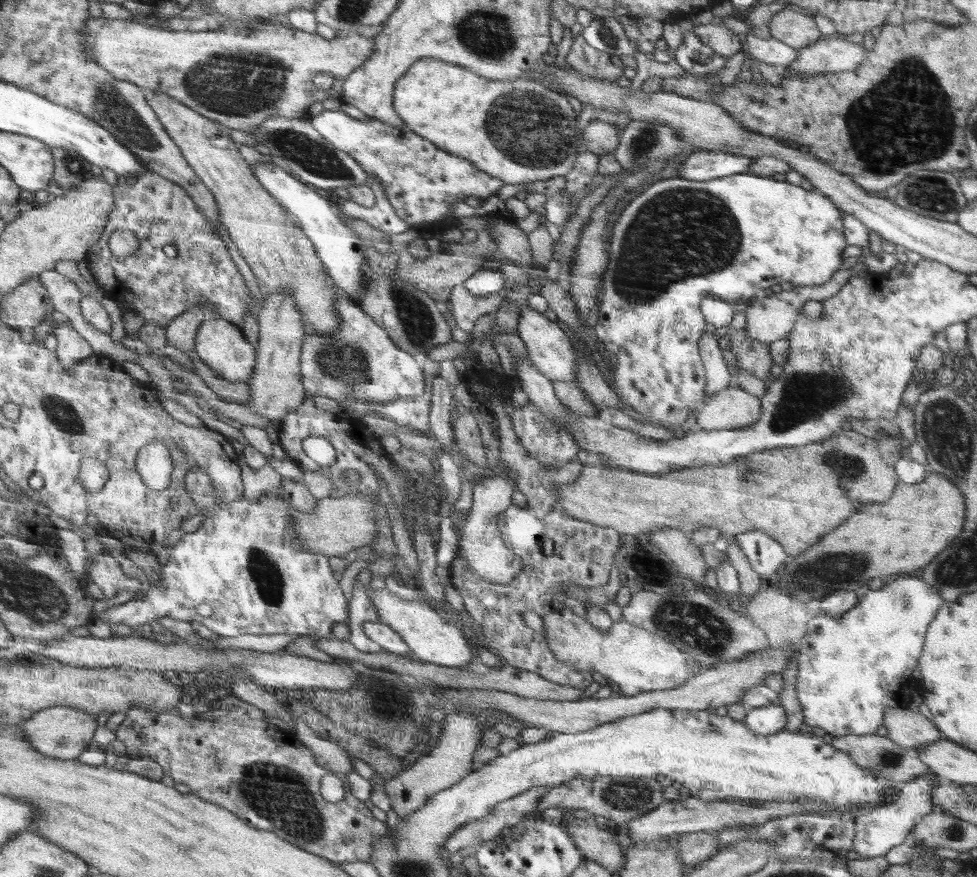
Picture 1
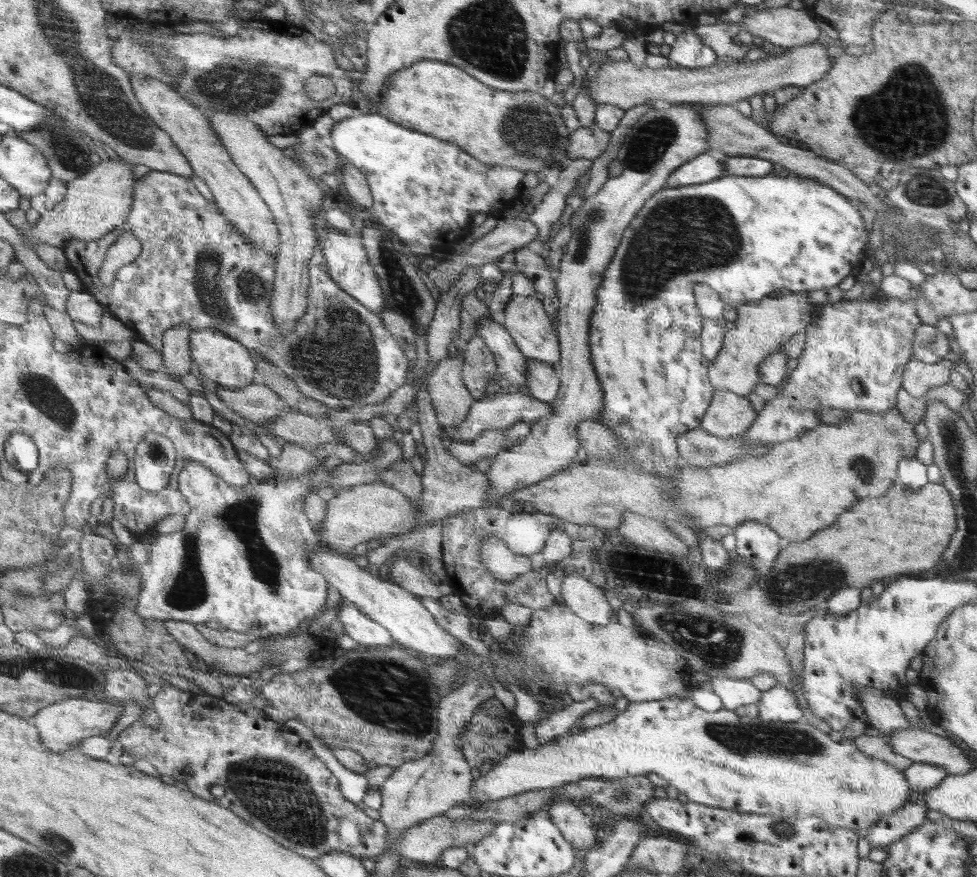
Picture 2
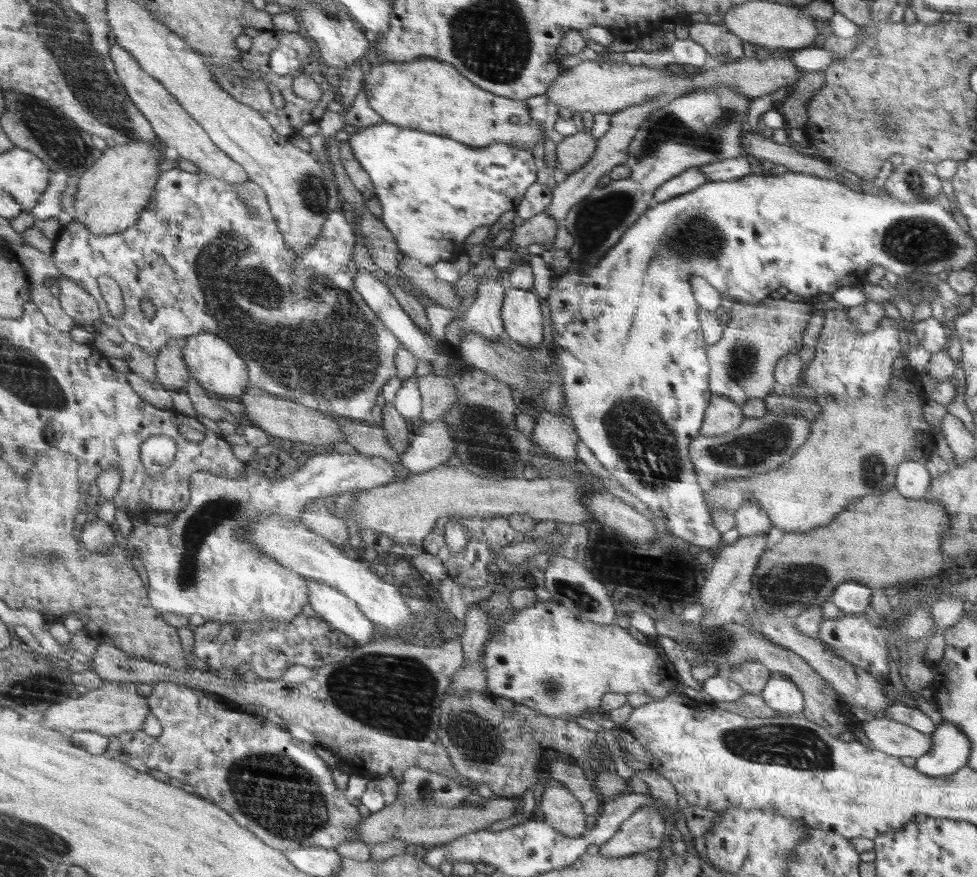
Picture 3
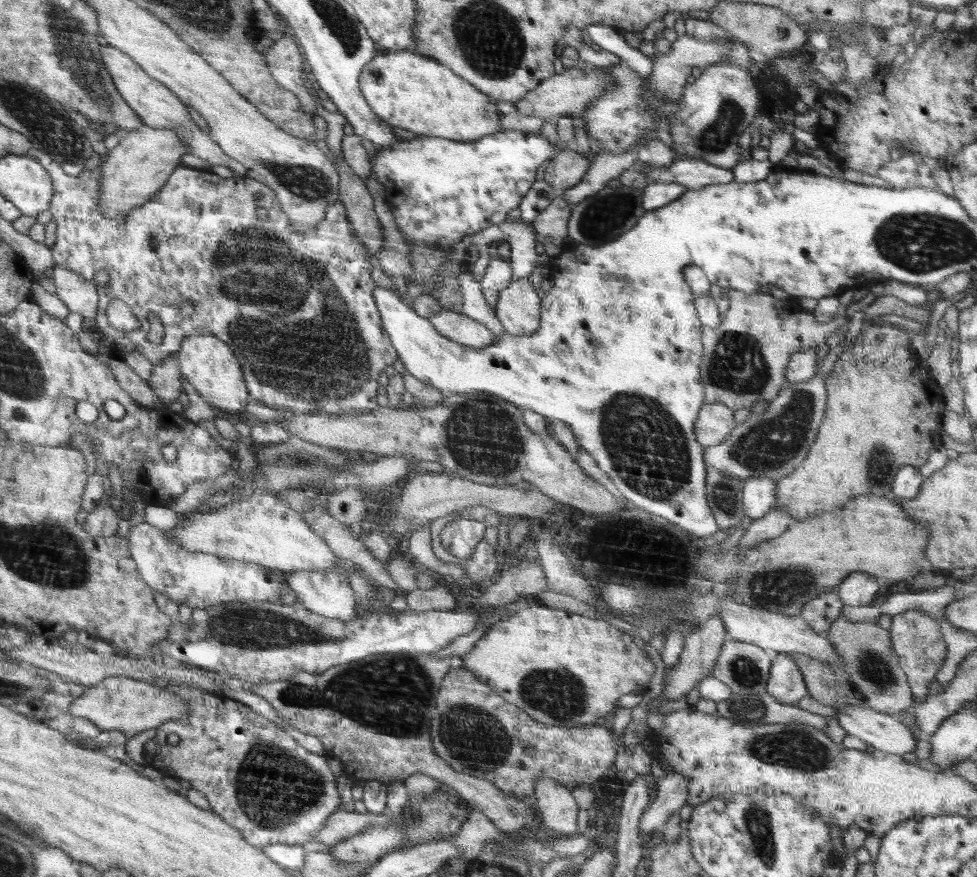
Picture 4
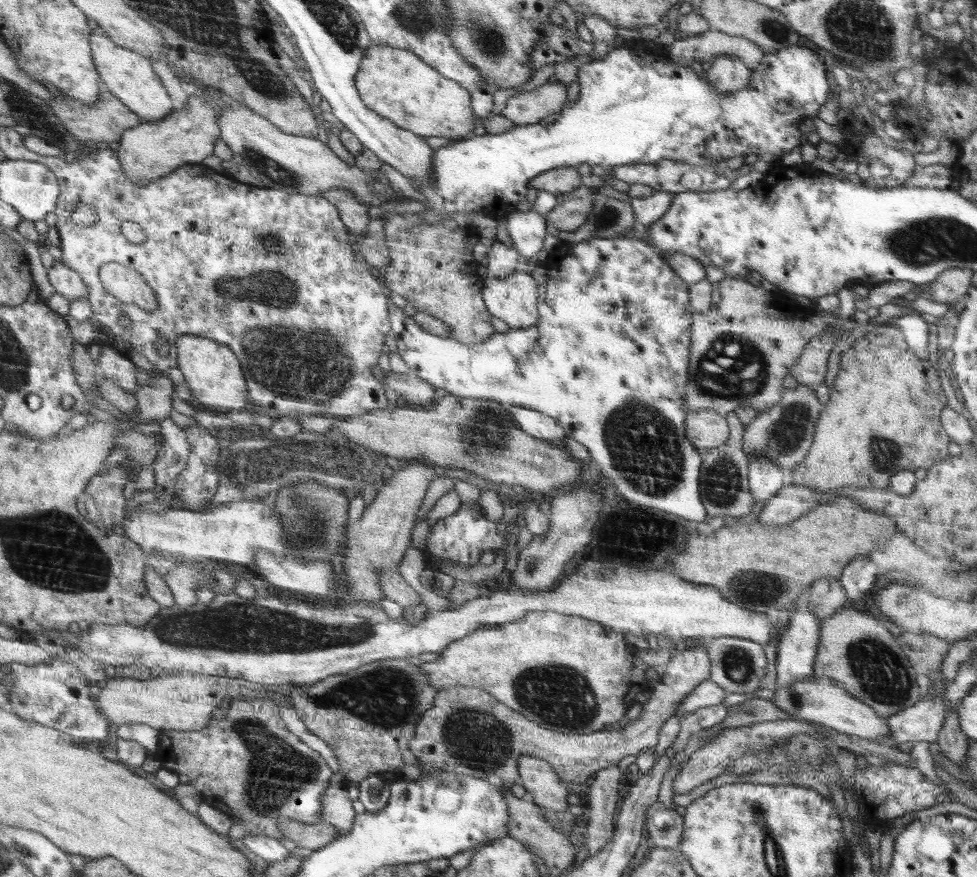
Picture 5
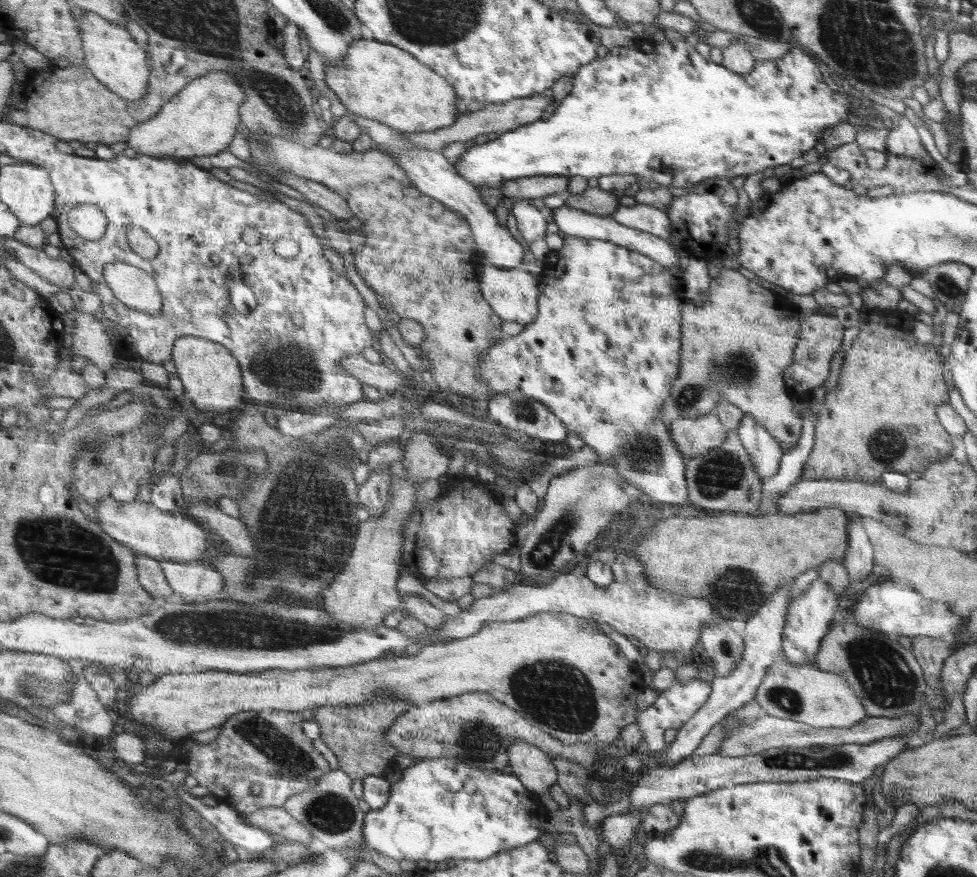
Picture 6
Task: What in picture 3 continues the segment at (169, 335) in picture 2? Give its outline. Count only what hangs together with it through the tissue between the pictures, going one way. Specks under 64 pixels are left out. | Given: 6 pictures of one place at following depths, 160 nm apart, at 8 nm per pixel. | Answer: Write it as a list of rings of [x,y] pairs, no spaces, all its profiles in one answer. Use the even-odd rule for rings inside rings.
[[[187,337],[169,340],[155,358],[156,380],[170,393],[184,390],[192,378],[184,359]]]

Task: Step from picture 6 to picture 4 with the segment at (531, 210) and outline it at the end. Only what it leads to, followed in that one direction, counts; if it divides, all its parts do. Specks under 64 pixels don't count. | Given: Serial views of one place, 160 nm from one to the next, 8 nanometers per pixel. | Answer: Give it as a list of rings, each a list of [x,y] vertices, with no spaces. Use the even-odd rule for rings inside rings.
[[[508,218],[500,224],[489,226],[480,231],[478,236],[472,236],[472,245],[478,249],[480,256],[486,244],[506,241],[511,247],[510,264],[513,264],[515,279],[526,279],[540,264],[539,254],[536,253],[536,233],[532,224],[526,224],[514,218]]]

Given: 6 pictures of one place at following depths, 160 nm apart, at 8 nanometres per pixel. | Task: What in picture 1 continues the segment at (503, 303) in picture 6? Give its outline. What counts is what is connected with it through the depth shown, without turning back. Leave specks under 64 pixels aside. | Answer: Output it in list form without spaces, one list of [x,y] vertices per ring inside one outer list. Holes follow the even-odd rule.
[[[523,305],[519,312],[517,335],[525,342],[527,358],[540,374],[552,381],[577,382],[577,360],[576,348],[572,348],[570,338],[564,334],[564,330],[544,318],[540,312],[528,305]]]

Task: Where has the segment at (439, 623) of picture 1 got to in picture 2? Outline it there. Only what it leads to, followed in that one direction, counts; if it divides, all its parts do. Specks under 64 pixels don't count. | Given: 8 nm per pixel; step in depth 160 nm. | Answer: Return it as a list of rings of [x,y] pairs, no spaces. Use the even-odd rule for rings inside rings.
[[[320,546],[320,550],[314,551],[309,556],[309,564],[318,572],[325,574],[330,586],[336,588],[342,598],[353,602],[362,614],[386,628],[395,642],[400,642],[402,646],[410,648],[415,653],[431,661],[439,661],[454,656],[462,646],[462,642],[450,636],[434,622],[432,614],[424,608],[415,594],[410,594],[404,588],[392,582],[386,582],[385,579],[380,580],[372,576],[368,570],[362,570],[362,568],[358,570],[352,558],[350,560],[342,558],[340,554],[334,554],[332,549]]]

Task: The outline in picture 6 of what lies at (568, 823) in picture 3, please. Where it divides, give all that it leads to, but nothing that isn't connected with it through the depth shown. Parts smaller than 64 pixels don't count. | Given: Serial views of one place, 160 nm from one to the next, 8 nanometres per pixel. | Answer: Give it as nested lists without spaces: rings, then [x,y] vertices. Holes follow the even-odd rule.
[[[523,738],[508,748],[508,762],[512,774],[538,796],[549,792],[549,787],[560,778],[552,757]]]

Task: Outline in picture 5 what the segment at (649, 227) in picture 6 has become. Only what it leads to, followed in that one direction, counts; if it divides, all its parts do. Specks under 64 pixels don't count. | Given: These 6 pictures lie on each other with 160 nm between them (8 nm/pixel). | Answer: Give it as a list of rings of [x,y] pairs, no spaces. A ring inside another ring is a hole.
[[[656,190],[655,193],[644,198],[634,198],[629,201],[633,208],[636,224],[644,227],[650,226],[666,214],[669,209],[674,192],[666,192],[664,190]]]

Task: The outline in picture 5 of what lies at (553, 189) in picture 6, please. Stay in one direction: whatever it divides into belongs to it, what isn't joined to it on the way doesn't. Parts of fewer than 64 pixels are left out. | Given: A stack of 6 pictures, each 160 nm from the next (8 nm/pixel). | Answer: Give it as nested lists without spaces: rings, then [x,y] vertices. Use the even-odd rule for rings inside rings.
[[[573,166],[558,167],[546,171],[529,182],[528,188],[550,192],[555,195],[566,194],[580,186],[581,177]]]

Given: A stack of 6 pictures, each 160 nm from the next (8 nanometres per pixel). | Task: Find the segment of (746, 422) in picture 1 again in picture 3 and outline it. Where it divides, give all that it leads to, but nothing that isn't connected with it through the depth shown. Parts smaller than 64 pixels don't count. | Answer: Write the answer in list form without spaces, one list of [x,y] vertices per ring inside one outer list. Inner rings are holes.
[[[712,393],[712,402],[705,411],[705,420],[702,423],[700,434],[702,436],[725,435],[736,431],[745,420],[744,411],[736,401],[728,396]]]

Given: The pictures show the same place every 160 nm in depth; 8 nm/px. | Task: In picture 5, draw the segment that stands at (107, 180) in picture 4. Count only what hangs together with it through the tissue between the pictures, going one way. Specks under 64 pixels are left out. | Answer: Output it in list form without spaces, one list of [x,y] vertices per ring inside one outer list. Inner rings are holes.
[[[216,94],[210,101],[212,102],[191,95],[186,106],[178,112],[157,121],[142,121],[138,126],[125,131],[118,141],[120,146],[116,151],[126,176],[139,185],[154,183],[182,165],[202,163],[204,158],[212,156],[214,143],[221,138],[221,127],[217,123],[218,113],[226,104],[220,102]]]

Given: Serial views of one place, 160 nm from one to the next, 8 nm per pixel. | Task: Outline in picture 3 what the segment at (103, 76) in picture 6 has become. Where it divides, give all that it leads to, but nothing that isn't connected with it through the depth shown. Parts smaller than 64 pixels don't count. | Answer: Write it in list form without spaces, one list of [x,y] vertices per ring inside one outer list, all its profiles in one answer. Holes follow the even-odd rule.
[[[114,44],[111,58],[121,83],[125,85],[129,98],[141,113],[150,121],[153,131],[164,142],[165,146],[176,148],[179,156],[193,162],[200,171],[226,181],[231,185],[241,185],[249,180],[249,175],[241,164],[218,148],[201,124],[182,109],[180,102],[156,77],[150,76],[139,64],[139,61],[122,45]]]

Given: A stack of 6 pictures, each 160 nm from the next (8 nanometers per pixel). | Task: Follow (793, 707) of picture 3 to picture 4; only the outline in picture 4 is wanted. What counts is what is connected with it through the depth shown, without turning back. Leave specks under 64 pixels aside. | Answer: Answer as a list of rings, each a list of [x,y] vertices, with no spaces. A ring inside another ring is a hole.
[[[787,653],[772,654],[766,692],[778,702],[794,705],[809,694],[799,666]]]

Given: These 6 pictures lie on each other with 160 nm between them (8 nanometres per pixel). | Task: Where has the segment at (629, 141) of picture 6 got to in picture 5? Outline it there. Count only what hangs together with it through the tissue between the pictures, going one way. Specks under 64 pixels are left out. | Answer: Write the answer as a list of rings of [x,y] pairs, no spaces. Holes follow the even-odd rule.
[[[626,45],[621,46],[618,49],[612,49],[606,56],[601,59],[595,60],[583,60],[579,62],[579,69],[577,70],[577,80],[580,87],[578,100],[575,102],[568,103],[565,110],[561,111],[560,117],[555,123],[548,124],[546,126],[540,125],[540,123],[529,124],[529,125],[515,125],[510,127],[508,131],[500,134],[491,133],[479,133],[474,137],[461,139],[462,142],[454,142],[450,145],[440,147],[440,149],[434,150],[433,153],[433,166],[431,167],[431,178],[429,182],[419,182],[410,178],[414,186],[418,187],[418,190],[426,197],[425,204],[426,211],[420,214],[425,218],[428,224],[444,223],[445,220],[452,219],[450,214],[454,212],[468,212],[468,216],[472,219],[477,214],[483,214],[486,216],[496,217],[497,219],[503,219],[508,215],[515,212],[515,206],[518,202],[526,200],[526,193],[528,184],[538,175],[544,174],[546,171],[552,171],[558,167],[570,167],[578,168],[580,164],[586,162],[591,166],[599,164],[603,167],[615,167],[622,164],[658,164],[662,159],[670,159],[676,162],[685,162],[692,166],[701,166],[702,168],[710,168],[712,162],[721,162],[724,164],[726,158],[734,158],[734,156],[750,156],[750,154],[774,154],[775,157],[781,157],[782,155],[788,154],[793,151],[796,147],[800,147],[805,142],[805,137],[802,135],[798,126],[802,122],[807,122],[809,119],[818,117],[818,109],[824,106],[827,102],[828,93],[831,87],[831,78],[828,70],[825,68],[825,64],[820,61],[820,56],[814,51],[810,45],[794,46],[793,48],[786,48],[773,53],[765,53],[762,57],[761,63],[753,70],[752,83],[748,84],[748,87],[741,91],[730,93],[730,96],[718,96],[718,92],[715,86],[706,79],[703,74],[697,74],[694,69],[690,66],[687,67],[682,63],[672,64],[668,60],[662,60],[662,64],[658,60],[654,60],[652,56],[646,56],[646,58],[640,58],[636,54],[632,54],[630,50],[626,50]]]

